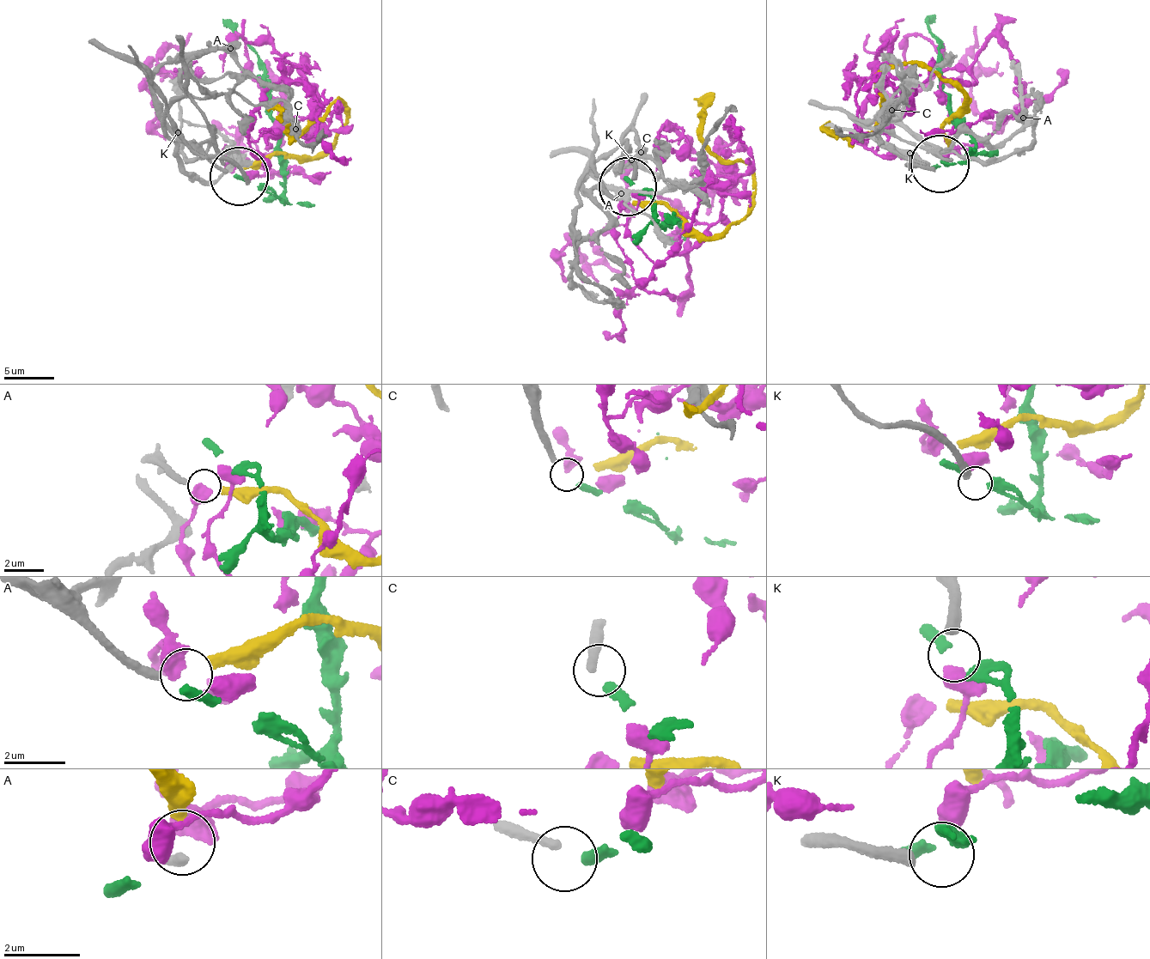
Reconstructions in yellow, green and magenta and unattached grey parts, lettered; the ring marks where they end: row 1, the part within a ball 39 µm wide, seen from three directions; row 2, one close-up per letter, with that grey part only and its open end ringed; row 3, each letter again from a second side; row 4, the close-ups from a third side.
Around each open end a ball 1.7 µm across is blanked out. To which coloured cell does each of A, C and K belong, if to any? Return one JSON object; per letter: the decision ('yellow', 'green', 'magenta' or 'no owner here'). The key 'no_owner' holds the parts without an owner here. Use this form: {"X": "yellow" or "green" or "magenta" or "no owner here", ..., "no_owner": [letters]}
{"A": "yellow", "C": "green", "K": "no owner here", "no_owner": ["K"]}

